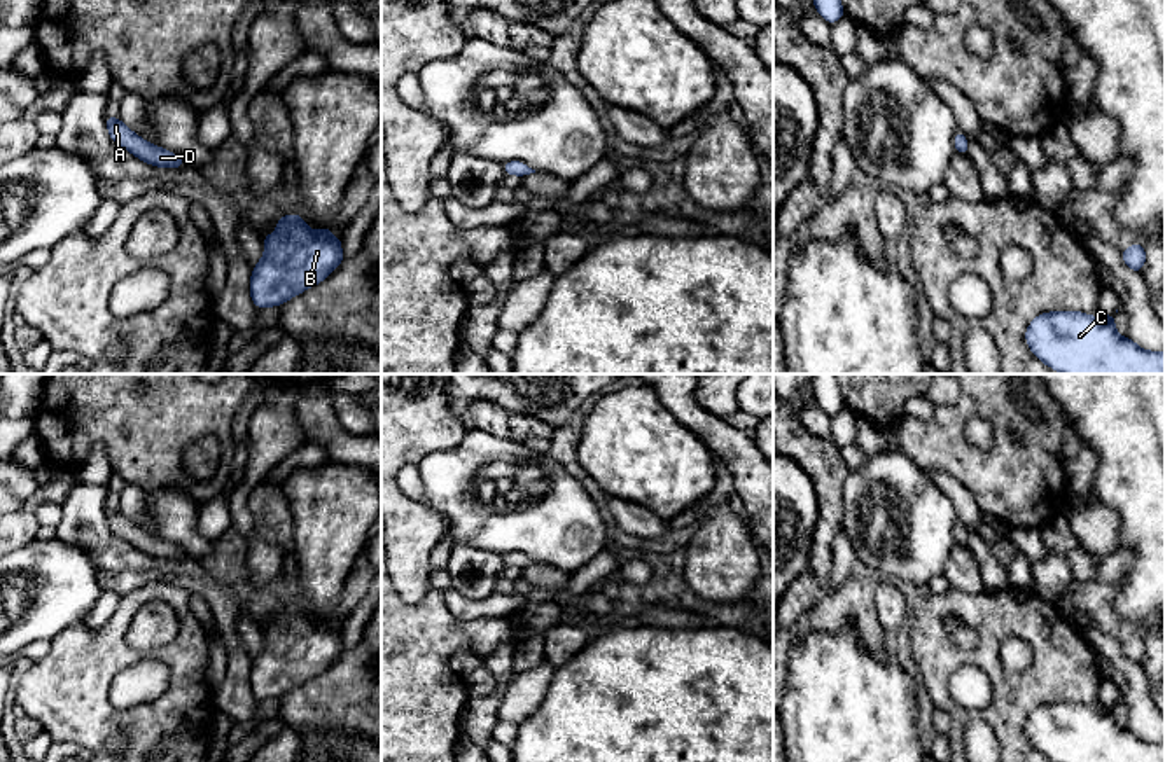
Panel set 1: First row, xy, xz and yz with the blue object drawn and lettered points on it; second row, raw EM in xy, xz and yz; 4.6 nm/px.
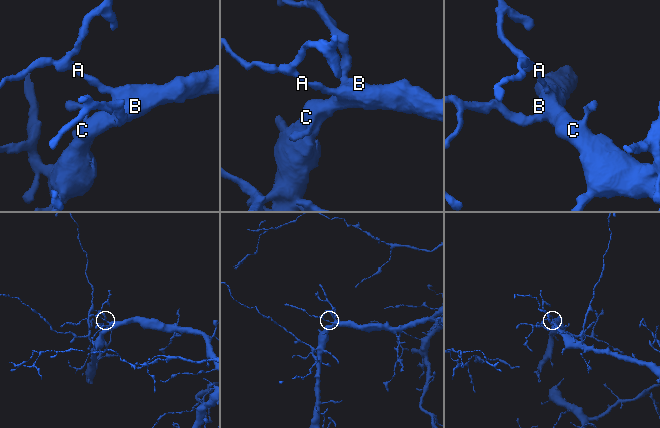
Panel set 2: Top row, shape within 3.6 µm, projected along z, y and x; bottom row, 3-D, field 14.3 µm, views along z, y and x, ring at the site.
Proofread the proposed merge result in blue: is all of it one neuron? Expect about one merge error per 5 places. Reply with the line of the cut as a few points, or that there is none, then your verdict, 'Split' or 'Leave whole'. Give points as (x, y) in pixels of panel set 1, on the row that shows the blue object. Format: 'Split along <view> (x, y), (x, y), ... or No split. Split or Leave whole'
No split. Leave whole

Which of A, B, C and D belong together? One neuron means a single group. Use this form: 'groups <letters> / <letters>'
groups A B C D

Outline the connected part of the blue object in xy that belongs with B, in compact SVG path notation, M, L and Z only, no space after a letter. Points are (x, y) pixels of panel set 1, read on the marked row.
M297 213L276 220L276 232L264 234L264 257L250 276L250 297L257 309L282 306L345 262L341 236L332 238L331 229L313 232Z

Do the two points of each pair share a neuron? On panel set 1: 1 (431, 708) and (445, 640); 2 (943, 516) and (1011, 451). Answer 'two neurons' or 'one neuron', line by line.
1: one neuron
2: two neurons

